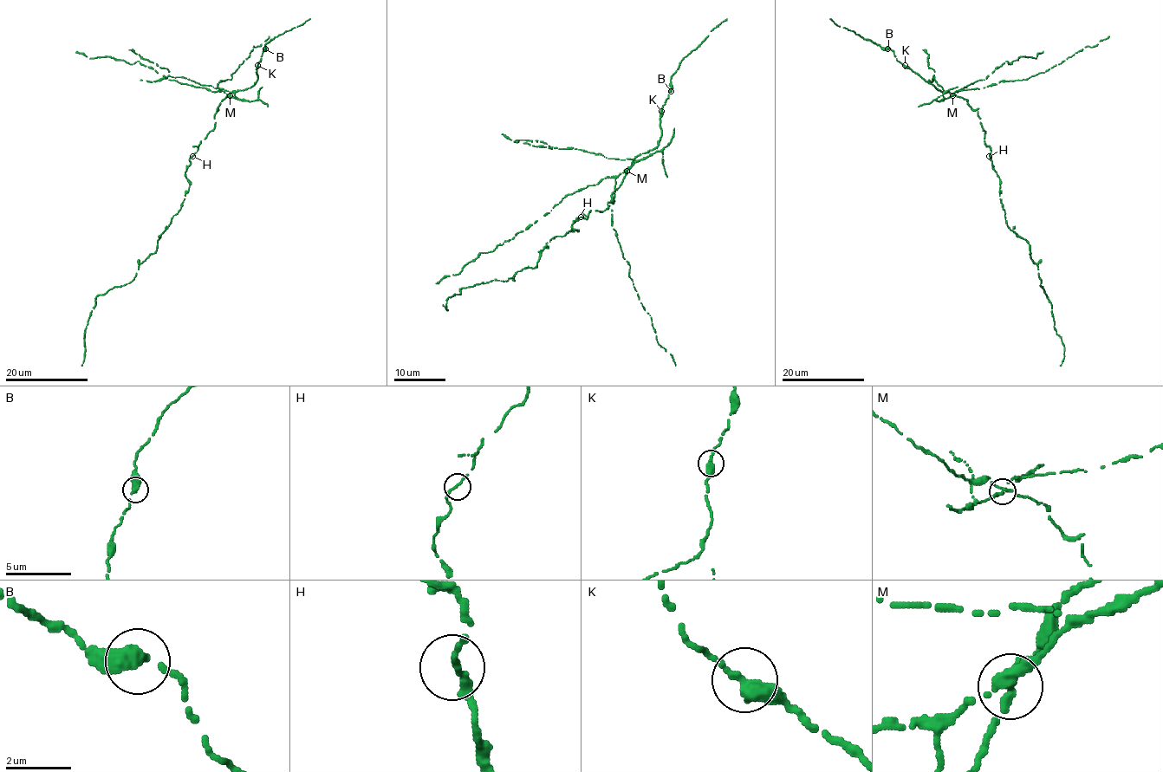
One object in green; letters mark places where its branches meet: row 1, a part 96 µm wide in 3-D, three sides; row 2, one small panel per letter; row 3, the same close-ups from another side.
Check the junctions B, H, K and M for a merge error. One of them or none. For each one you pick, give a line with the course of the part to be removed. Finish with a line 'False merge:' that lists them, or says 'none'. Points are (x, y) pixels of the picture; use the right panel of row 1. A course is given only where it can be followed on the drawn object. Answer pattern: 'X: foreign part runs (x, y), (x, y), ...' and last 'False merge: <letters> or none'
M: foreign part runs (952, 95), (959, 90), (984, 88), (1001, 81), (1027, 80), (1108, 36)
False merge: M

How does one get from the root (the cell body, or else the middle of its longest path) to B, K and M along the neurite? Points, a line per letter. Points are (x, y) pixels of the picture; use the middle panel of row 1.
B: (581, 217), (586, 219), (591, 210), (607, 209), (633, 158), (658, 145), (660, 110), (671, 91)
K: (581, 217), (586, 219), (591, 210), (607, 209), (612, 193), (636, 161), (633, 158), (658, 145), (661, 111)
M: (581, 217), (586, 219), (591, 210), (607, 209), (612, 193), (619, 187), (626, 171)

